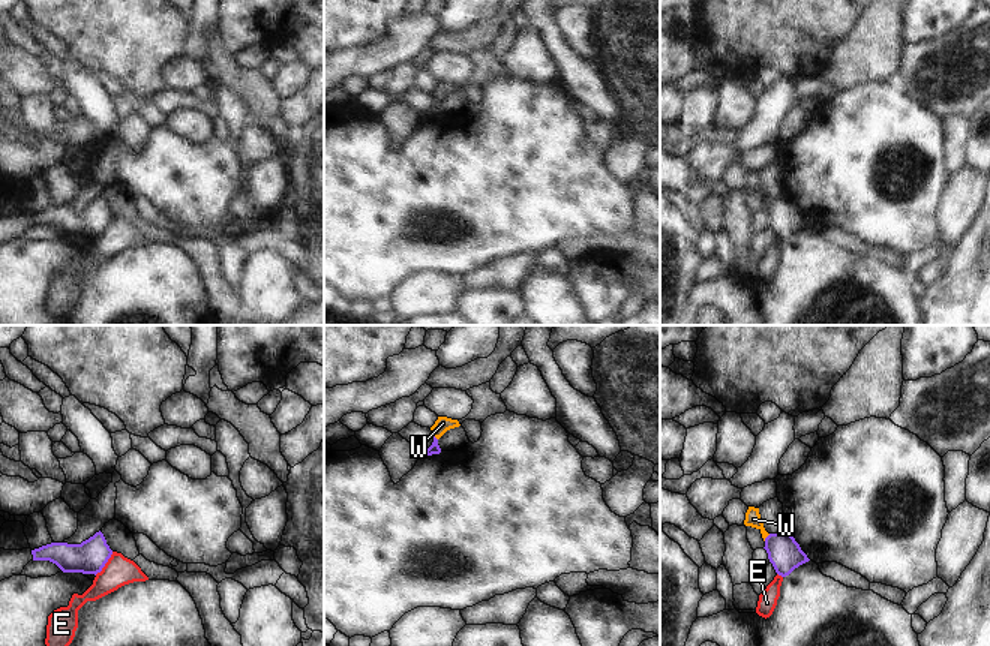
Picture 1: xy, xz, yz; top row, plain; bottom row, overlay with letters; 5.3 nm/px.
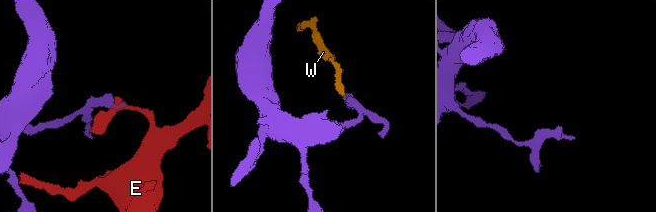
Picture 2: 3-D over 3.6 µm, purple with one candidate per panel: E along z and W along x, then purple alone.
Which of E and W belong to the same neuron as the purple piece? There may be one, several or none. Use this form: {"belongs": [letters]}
{"belongs": ["W"]}

